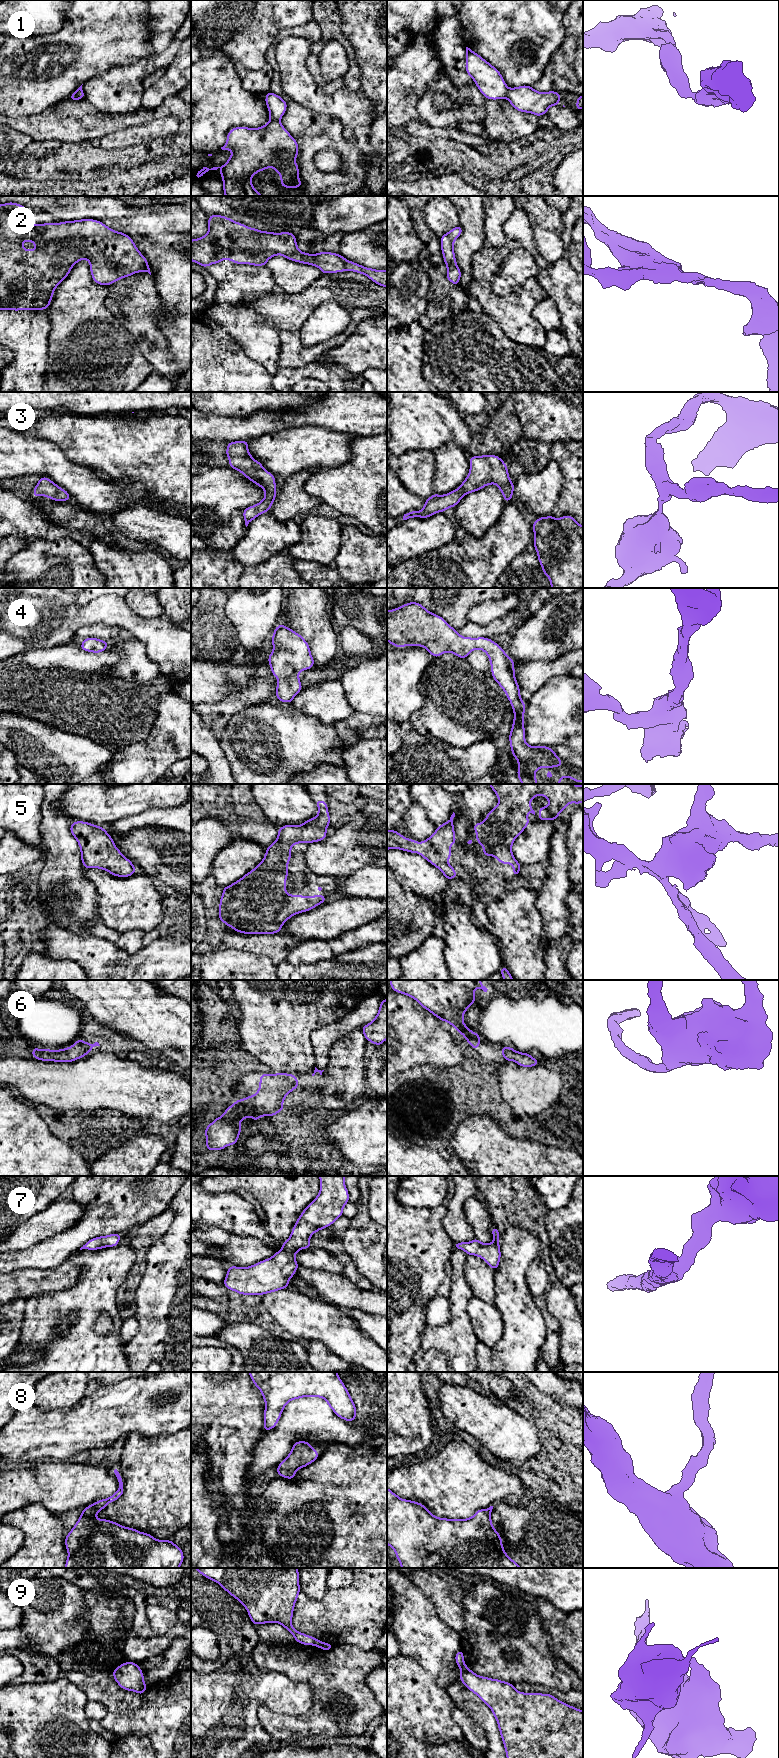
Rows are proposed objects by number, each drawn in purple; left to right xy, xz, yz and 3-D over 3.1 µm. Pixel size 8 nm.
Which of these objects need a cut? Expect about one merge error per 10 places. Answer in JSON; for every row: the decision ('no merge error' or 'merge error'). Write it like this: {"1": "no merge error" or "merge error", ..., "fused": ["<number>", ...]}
{"1": "merge error", "2": "no merge error", "3": "no merge error", "4": "no merge error", "5": "no merge error", "6": "no merge error", "7": "no merge error", "8": "no merge error", "9": "merge error", "fused": ["1", "9"]}

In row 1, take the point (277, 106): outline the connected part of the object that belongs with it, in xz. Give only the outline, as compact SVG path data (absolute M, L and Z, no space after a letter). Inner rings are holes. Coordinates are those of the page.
M272 92L266 93L265 103L268 107L269 117L272 120L280 120L287 109L287 103L279 95Z

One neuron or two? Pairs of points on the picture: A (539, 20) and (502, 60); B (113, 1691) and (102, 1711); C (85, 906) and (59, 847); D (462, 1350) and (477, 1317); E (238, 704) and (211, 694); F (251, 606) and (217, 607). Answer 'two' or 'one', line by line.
A: one
B: two
C: one
D: two
E: two
F: two

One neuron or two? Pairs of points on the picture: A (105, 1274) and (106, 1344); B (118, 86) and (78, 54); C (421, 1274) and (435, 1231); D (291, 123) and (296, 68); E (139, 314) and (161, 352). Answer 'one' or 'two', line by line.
A: one
B: two
C: one
D: two
E: one

